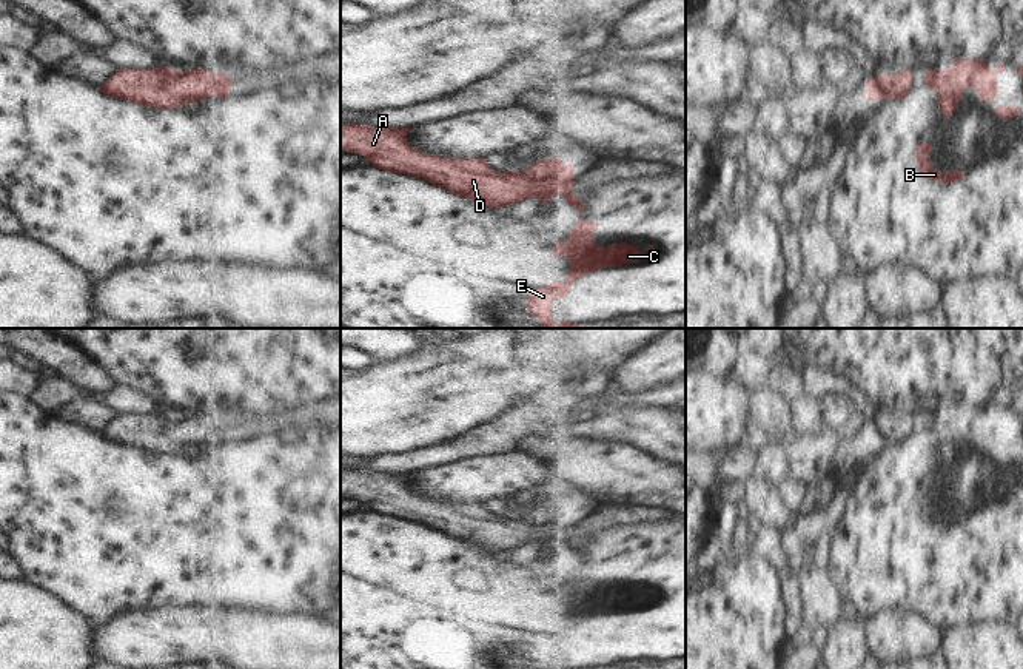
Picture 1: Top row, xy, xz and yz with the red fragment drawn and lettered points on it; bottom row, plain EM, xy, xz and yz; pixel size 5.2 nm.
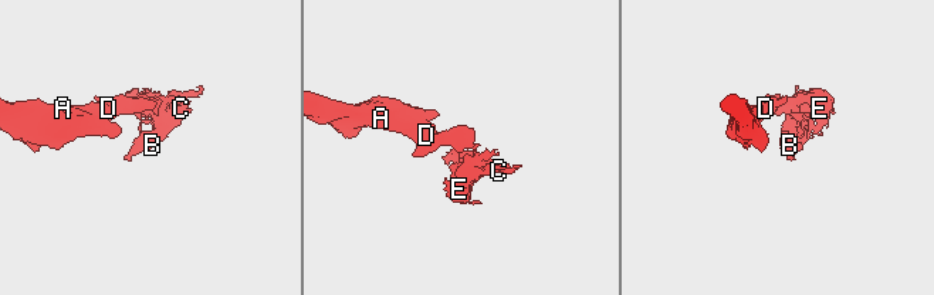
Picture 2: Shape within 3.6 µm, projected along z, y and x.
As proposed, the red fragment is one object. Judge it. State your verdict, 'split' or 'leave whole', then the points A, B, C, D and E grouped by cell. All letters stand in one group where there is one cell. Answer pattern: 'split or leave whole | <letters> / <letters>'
split | A D / B C E

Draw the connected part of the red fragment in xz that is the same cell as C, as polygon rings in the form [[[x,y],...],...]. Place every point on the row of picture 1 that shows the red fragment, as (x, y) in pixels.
[[[581,217],[564,242],[556,240],[553,256],[565,256],[572,265],[567,281],[555,281],[542,288],[533,288],[528,294],[528,311],[539,319],[544,328],[584,328],[579,324],[569,325],[565,318],[556,324],[553,321],[553,299],[561,296],[565,301],[572,284],[595,270],[641,262],[638,259],[639,250],[626,242],[599,247],[593,237],[596,228],[598,224]]]

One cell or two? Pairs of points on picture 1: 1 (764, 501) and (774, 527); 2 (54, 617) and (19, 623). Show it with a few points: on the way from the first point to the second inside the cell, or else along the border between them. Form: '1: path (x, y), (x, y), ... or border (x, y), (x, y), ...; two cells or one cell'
1: path (771, 507), (774, 510), (774, 521); one cell
2: path (45, 623), (28, 623); one cell

